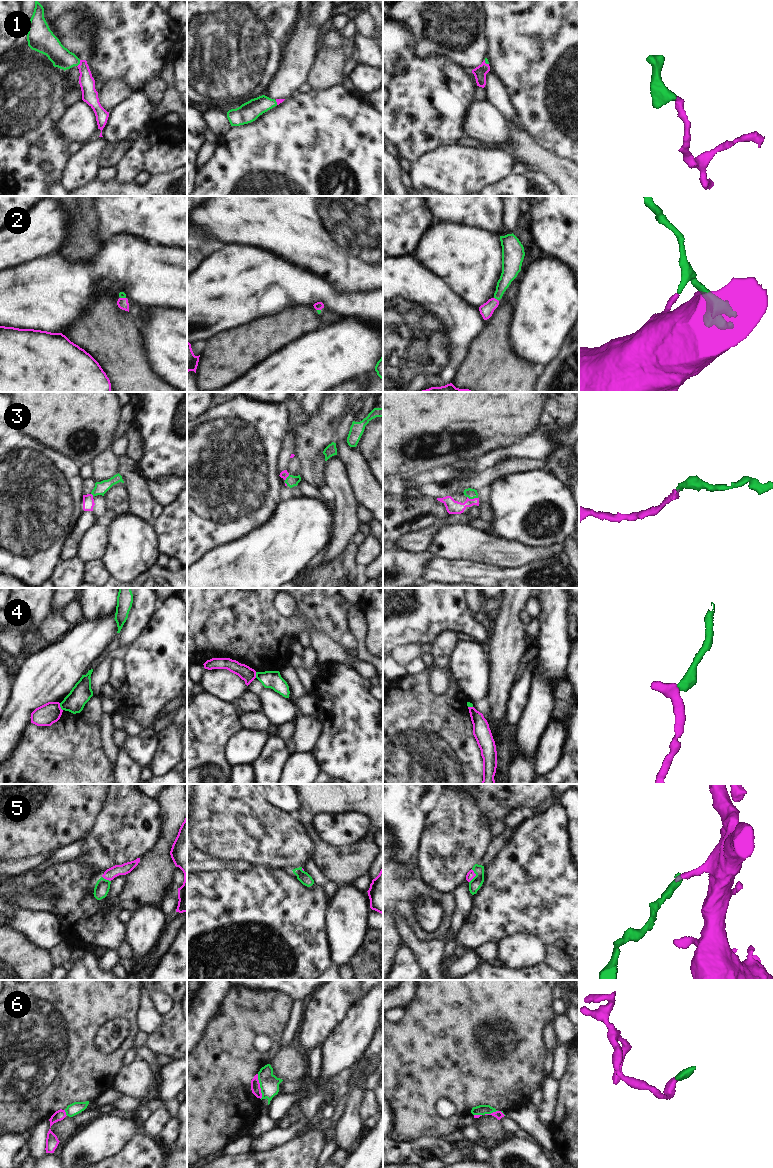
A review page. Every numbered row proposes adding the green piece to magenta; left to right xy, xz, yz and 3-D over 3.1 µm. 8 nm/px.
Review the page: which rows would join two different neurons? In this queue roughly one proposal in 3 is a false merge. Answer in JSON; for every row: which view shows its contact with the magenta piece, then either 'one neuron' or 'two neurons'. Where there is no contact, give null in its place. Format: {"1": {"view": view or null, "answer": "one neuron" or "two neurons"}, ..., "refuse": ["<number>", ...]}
{"1": {"view": "xy", "answer": "one neuron"}, "2": {"view": "yz", "answer": "one neuron"}, "3": {"view": "yz", "answer": "one neuron"}, "4": {"view": "xy", "answer": "two neurons"}, "5": {"view": "yz", "answer": "two neurons"}, "6": {"view": "xz", "answer": "one neuron"}, "refuse": ["4", "5"]}

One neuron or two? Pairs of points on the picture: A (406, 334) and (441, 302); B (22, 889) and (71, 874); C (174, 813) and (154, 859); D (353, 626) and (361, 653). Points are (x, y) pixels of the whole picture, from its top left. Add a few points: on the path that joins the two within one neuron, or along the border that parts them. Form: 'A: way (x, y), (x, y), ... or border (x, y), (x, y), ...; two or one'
A: way (415, 328), (432, 311); one
B: way (34, 881), (44, 877), (59, 876); one
C: way (171, 824), (162, 848); one
D: way (359, 633), (360, 646); one

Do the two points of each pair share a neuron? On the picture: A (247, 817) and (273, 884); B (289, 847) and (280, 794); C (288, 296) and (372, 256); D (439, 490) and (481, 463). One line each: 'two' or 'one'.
A: two
B: two
C: two
D: two

